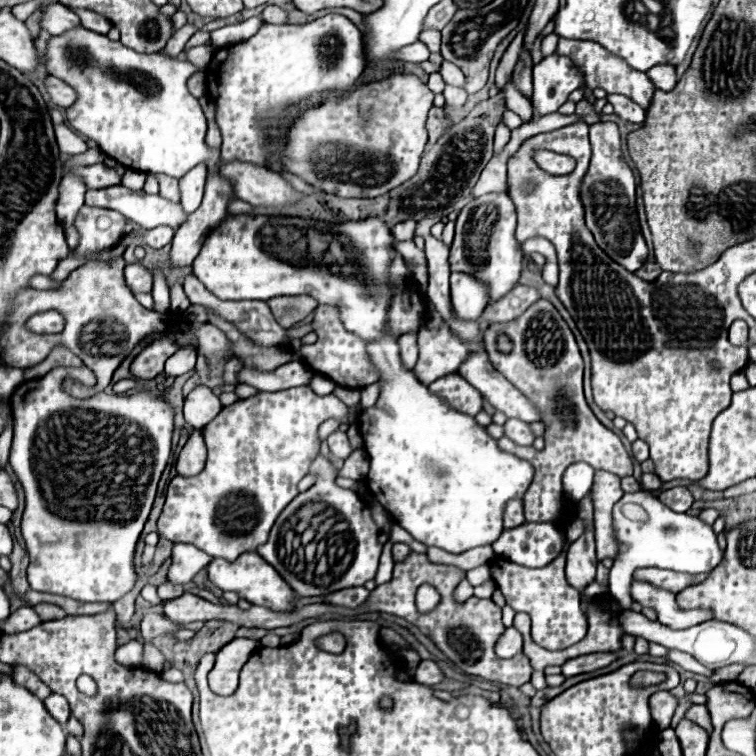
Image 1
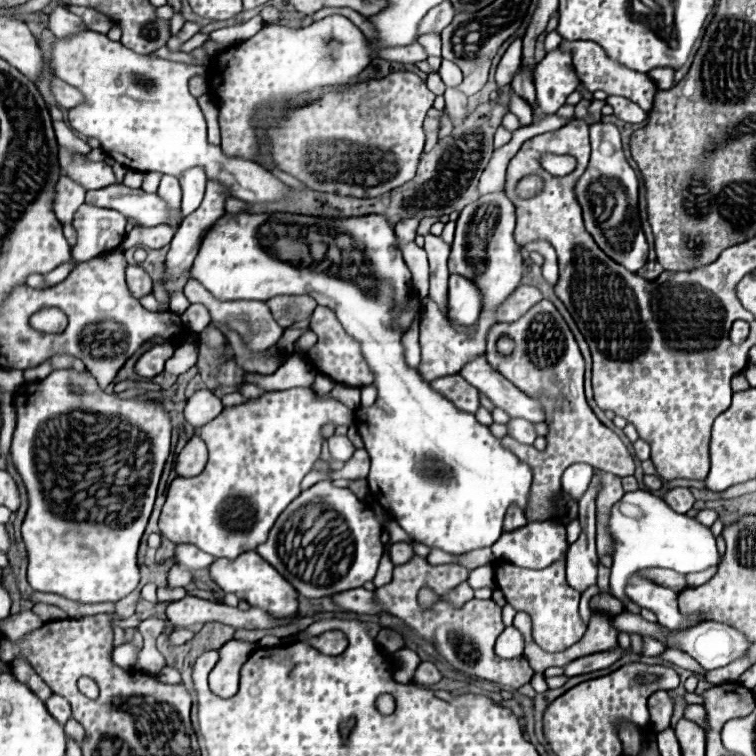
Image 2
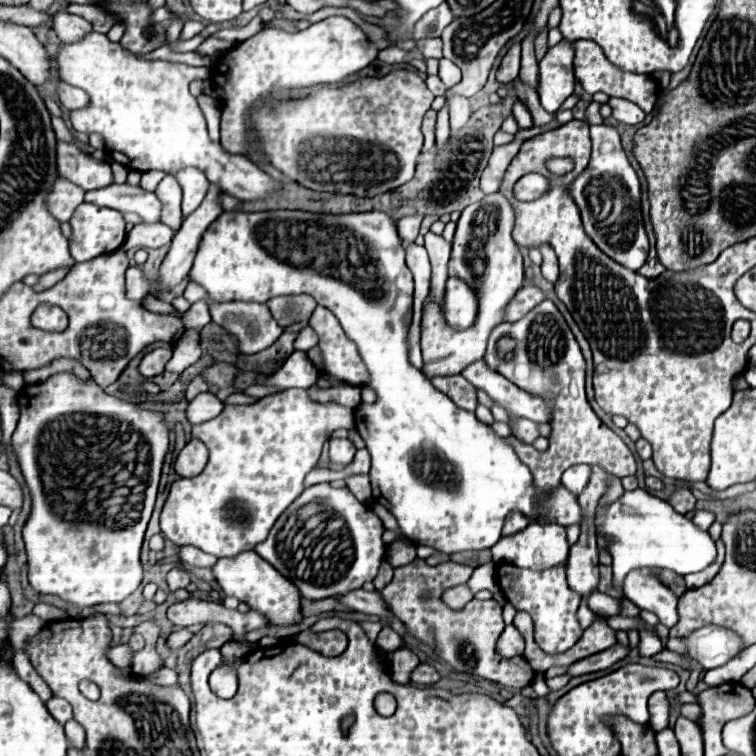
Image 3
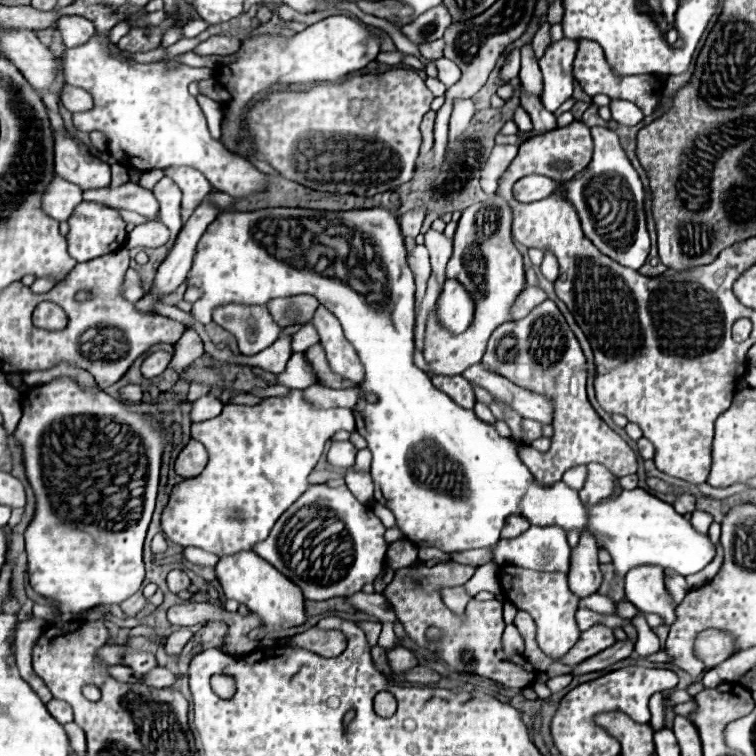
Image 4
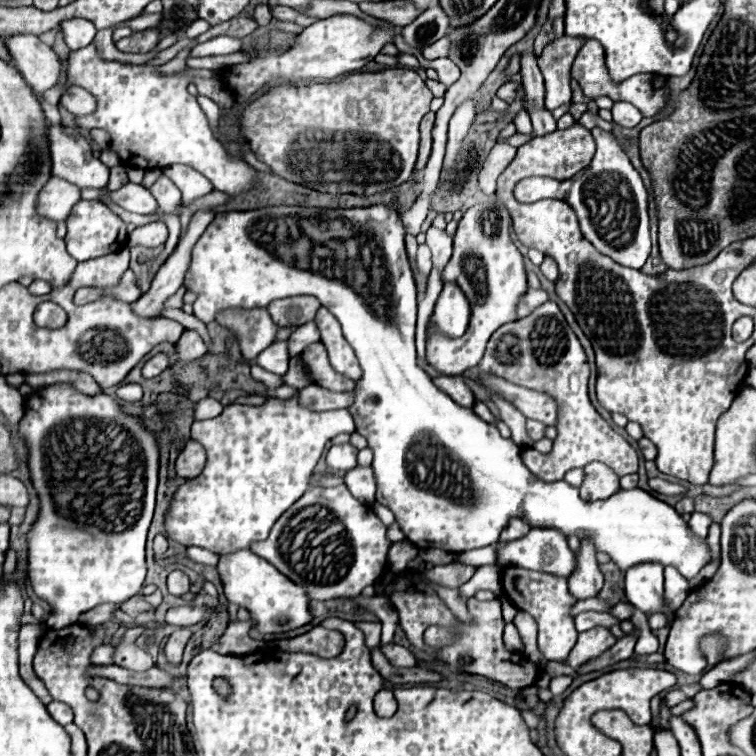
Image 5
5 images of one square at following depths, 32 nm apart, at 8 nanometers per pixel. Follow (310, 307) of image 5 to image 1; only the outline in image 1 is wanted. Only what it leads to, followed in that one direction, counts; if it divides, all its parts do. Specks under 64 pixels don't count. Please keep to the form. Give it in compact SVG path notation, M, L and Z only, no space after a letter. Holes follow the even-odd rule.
M278 296L268 300L268 306L282 328L290 328L292 324L304 320L314 312L318 302L312 296Z

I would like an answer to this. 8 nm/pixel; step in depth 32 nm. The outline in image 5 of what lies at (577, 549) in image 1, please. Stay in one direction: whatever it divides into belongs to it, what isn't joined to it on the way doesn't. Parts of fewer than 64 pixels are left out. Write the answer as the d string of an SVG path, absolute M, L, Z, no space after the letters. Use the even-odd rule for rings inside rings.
M582 542L580 552L576 556L578 568L576 572L568 578L568 588L570 594L576 600L586 600L586 598L594 598L604 584L604 576L598 570L598 562L596 562L596 552L594 546L590 542Z

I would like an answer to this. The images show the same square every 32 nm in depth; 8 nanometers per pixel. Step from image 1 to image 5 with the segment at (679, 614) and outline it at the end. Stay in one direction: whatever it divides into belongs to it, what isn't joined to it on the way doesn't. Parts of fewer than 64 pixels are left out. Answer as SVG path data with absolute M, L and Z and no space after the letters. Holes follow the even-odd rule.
M638 564L626 572L626 598L642 612L664 612L662 564Z

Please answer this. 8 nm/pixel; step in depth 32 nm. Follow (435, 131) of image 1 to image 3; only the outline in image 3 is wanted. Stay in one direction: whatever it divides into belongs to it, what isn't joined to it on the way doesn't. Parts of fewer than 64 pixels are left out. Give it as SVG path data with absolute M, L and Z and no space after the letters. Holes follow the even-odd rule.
M428 110L422 124L422 134L424 134L422 152L428 152L434 148L434 126L436 126L436 110Z

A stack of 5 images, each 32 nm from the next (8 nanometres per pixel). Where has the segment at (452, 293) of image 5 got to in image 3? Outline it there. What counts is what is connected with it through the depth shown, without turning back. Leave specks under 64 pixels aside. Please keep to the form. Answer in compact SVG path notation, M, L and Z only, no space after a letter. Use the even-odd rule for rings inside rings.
M448 278L444 300L440 304L440 312L442 312L444 322L452 330L456 332L466 330L474 324L474 318L478 312L476 294L470 292L470 288L462 280Z

